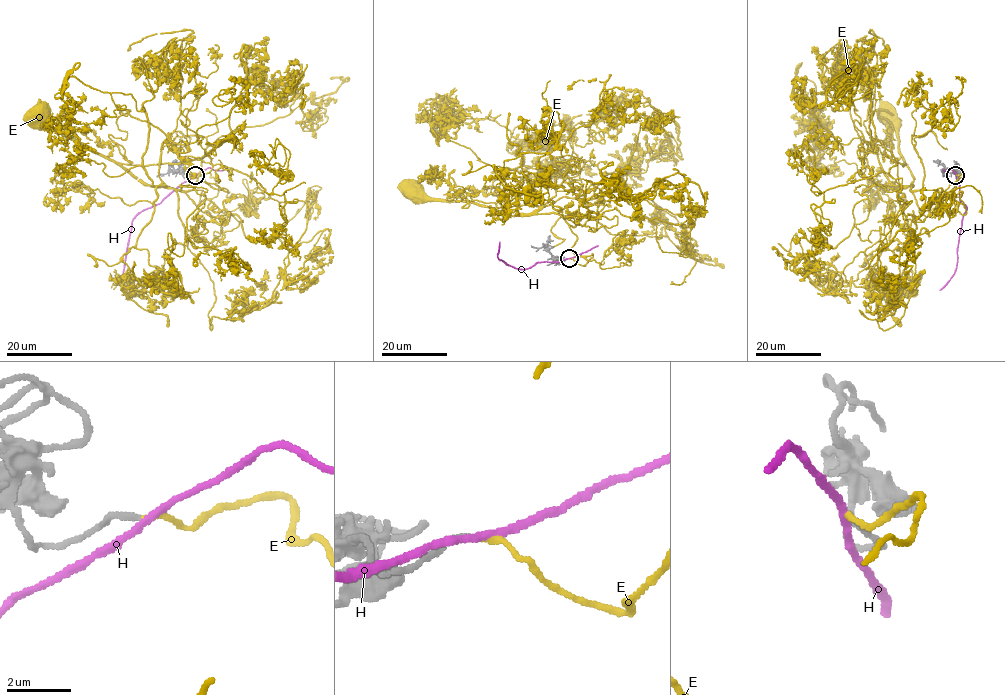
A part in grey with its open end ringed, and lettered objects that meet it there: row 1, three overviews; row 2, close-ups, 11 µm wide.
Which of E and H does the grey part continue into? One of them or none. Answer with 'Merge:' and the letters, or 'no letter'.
Merge: E

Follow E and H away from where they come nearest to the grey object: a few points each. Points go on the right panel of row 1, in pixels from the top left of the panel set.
E: (955, 175), (963, 173), (947, 206), (933, 190), (875, 184), (901, 189), (894, 161), (905, 164), (884, 115)
H: (955, 176), (959, 183), (959, 200), (967, 208), (958, 243), (956, 270), (939, 289)

